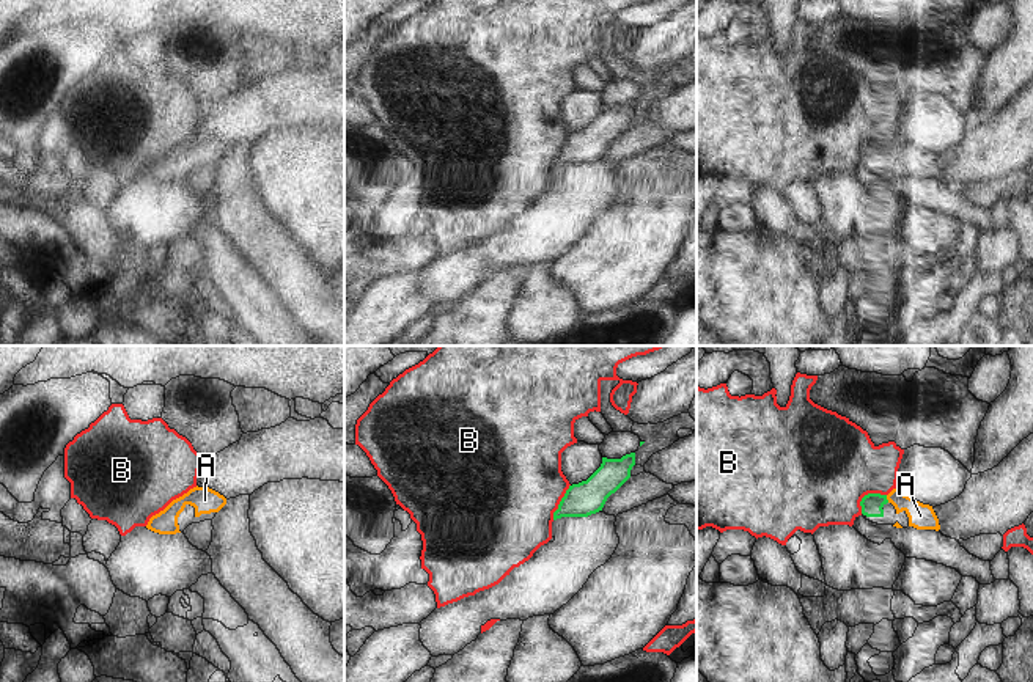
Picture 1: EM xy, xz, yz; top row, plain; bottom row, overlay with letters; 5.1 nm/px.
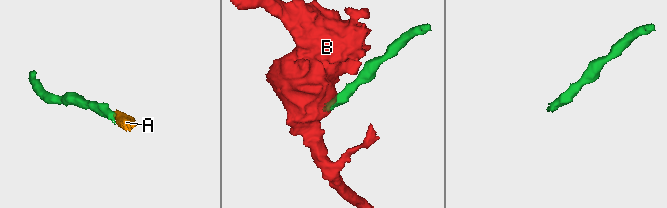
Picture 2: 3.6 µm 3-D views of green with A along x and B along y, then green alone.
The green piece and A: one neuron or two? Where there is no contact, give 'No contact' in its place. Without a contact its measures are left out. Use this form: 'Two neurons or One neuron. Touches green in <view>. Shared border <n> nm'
One neuron. Touches green in yz. Shared border 40 nm.

